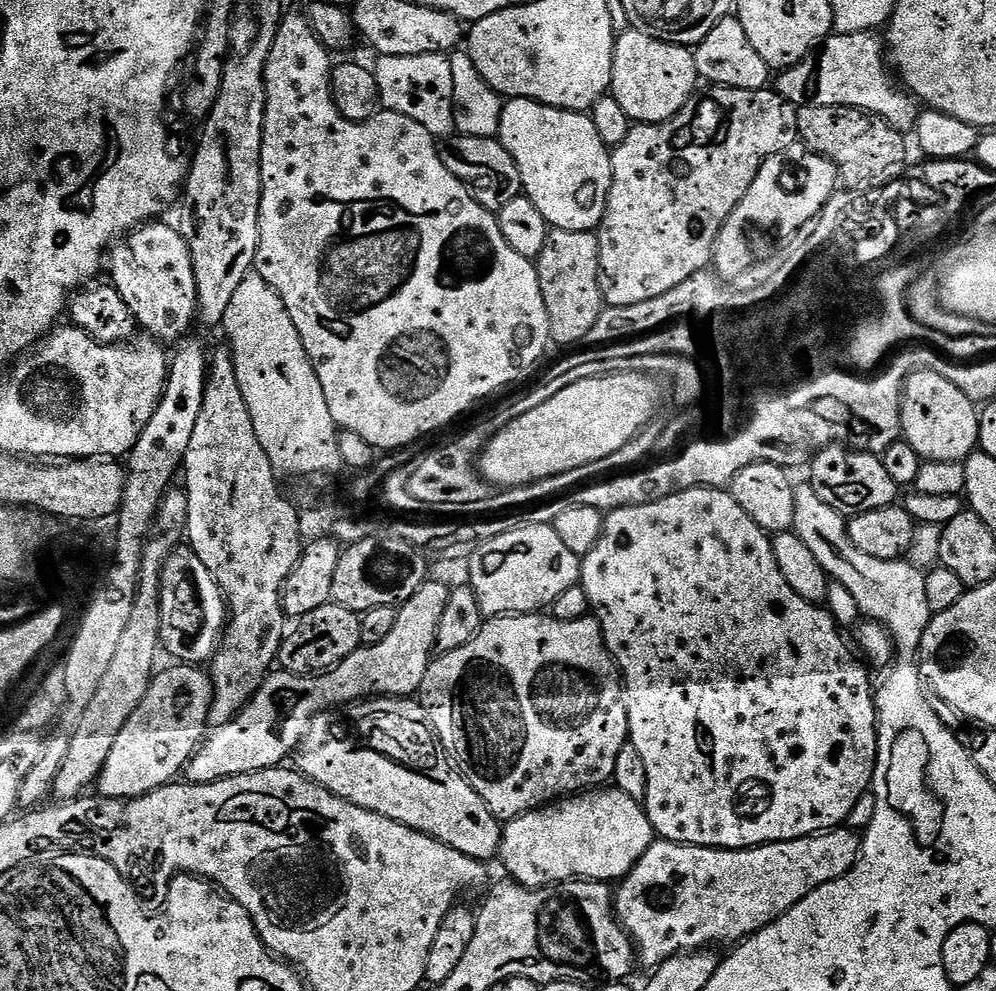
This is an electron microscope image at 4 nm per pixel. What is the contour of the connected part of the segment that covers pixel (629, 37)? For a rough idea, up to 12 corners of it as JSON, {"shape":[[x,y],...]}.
{"shape":[[616,36],[610,95],[661,124],[697,91],[695,55]]}

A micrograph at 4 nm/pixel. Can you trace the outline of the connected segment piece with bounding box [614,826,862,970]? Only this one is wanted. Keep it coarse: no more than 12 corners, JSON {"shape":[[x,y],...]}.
{"shape":[[847,826],[660,838],[615,889],[639,963],[732,946],[846,875]]}

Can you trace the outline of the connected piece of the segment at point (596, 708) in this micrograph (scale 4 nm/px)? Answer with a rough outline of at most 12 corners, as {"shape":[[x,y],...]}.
{"shape":[[591,614],[485,619],[418,699],[501,822],[629,743]]}

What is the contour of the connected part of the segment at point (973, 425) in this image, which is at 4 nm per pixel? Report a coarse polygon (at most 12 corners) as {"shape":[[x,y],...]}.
{"shape":[[914,373],[902,438],[921,461],[964,462],[980,413],[944,373]]}

